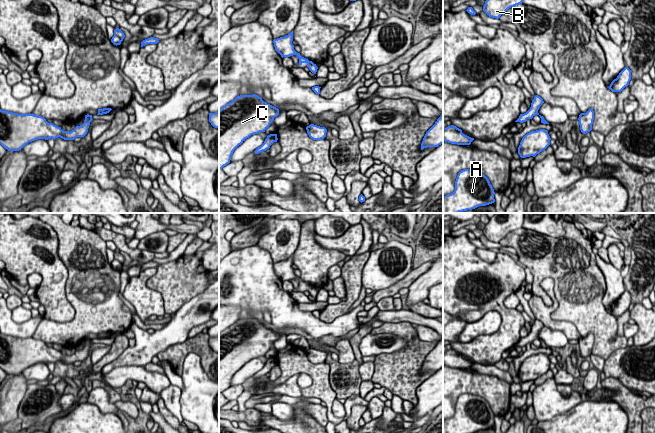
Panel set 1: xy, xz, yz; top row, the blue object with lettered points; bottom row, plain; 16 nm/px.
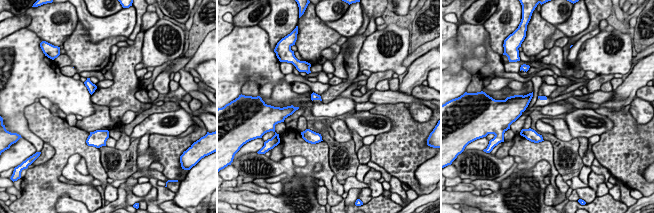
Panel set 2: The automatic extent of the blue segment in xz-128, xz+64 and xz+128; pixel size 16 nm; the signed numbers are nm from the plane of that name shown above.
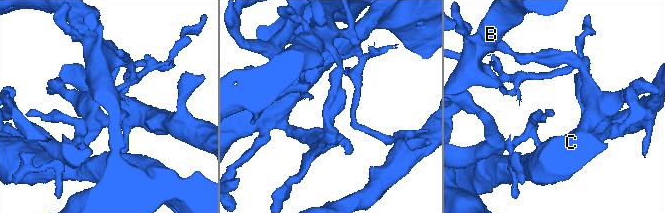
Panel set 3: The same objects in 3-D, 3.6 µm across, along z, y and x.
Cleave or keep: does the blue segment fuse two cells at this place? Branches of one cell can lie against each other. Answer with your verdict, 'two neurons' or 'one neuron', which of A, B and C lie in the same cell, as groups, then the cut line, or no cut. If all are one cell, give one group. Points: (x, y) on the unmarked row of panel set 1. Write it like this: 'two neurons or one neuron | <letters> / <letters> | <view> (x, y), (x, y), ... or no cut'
two neurons | A B / C | xz (321, 351), (310, 352)

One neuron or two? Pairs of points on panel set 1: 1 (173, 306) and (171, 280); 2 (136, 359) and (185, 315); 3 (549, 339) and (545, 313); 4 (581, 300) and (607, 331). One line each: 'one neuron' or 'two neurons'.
1: one neuron
2: one neuron
3: two neurons
4: one neuron

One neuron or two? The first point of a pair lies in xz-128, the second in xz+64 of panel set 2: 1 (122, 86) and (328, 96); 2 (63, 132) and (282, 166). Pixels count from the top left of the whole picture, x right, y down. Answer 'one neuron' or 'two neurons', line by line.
1: one neuron
2: two neurons

